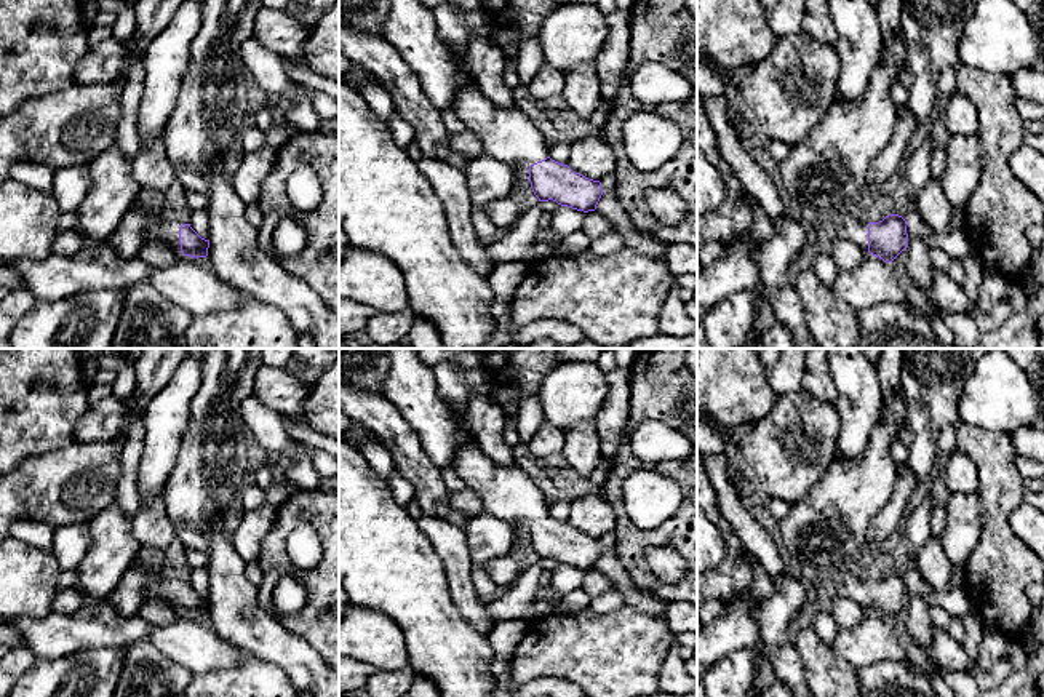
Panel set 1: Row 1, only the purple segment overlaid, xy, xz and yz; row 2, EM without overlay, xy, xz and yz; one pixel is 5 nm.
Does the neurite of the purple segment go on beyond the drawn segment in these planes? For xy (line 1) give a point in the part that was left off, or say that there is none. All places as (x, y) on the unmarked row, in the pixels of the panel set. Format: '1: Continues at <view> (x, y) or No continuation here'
1: Continues at xy (160, 589)

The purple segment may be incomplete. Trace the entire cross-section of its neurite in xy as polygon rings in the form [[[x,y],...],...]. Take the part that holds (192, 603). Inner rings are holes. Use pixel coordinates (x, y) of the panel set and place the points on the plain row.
[[[163,571],[157,572],[144,591],[145,599],[158,601],[181,609],[190,615],[206,615],[209,598],[201,596],[190,582],[168,579]]]

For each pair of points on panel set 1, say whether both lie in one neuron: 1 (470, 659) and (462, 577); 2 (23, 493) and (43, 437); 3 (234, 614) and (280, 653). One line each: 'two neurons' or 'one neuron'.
1: two neurons
2: two neurons
3: one neuron

